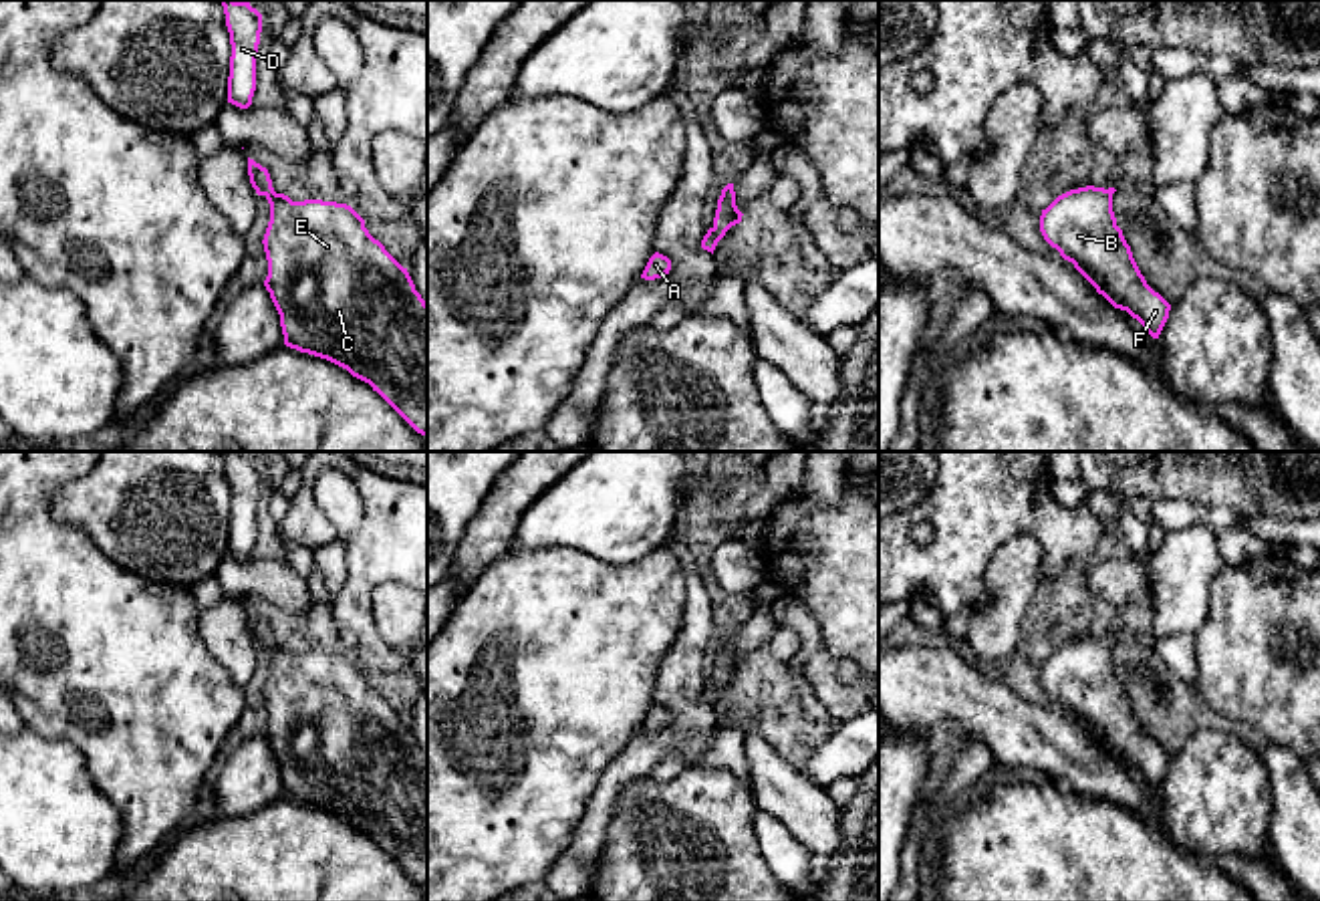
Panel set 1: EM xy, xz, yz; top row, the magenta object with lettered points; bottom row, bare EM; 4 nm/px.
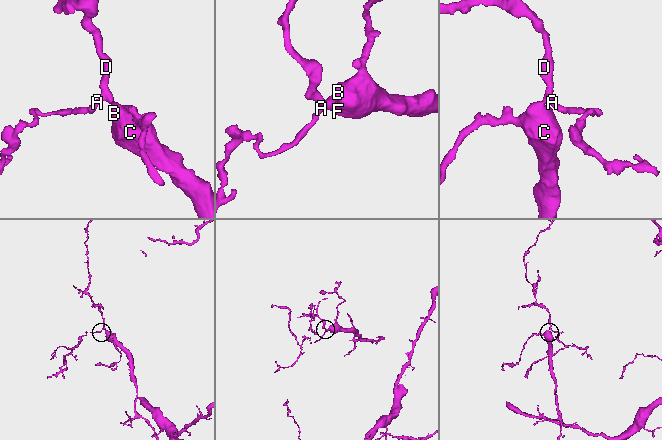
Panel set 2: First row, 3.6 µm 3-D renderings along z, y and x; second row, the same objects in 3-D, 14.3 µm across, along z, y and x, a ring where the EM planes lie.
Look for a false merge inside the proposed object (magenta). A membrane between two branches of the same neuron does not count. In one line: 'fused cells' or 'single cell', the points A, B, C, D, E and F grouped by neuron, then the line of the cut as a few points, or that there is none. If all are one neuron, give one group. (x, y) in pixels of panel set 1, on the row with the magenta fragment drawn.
single cell; A B C D E F; no cut

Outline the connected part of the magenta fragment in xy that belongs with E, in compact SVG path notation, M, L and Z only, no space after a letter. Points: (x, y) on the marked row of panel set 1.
M250 157L248 175L256 194L264 196L270 204L270 222L262 240L268 260L268 276L264 280L264 286L270 292L270 298L280 314L284 345L300 353L326 359L347 369L353 377L369 383L373 391L377 391L417 433L427 437L427 302L415 290L407 268L403 268L385 250L385 246L369 234L369 230L365 228L365 220L351 206L322 200L292 202L288 196L274 191L268 169Z

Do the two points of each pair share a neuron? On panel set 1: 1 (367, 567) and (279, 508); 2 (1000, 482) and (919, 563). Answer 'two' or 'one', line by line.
1: two
2: one

